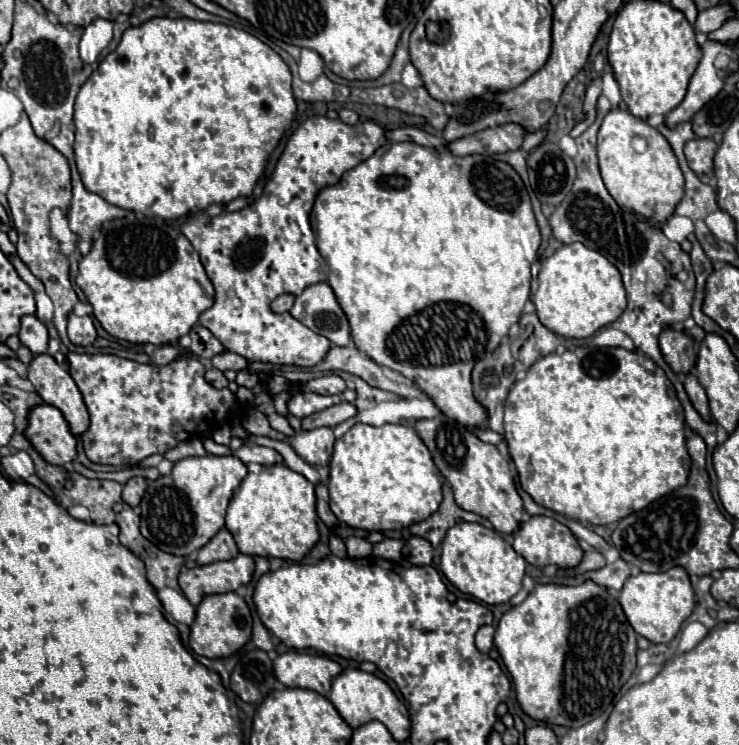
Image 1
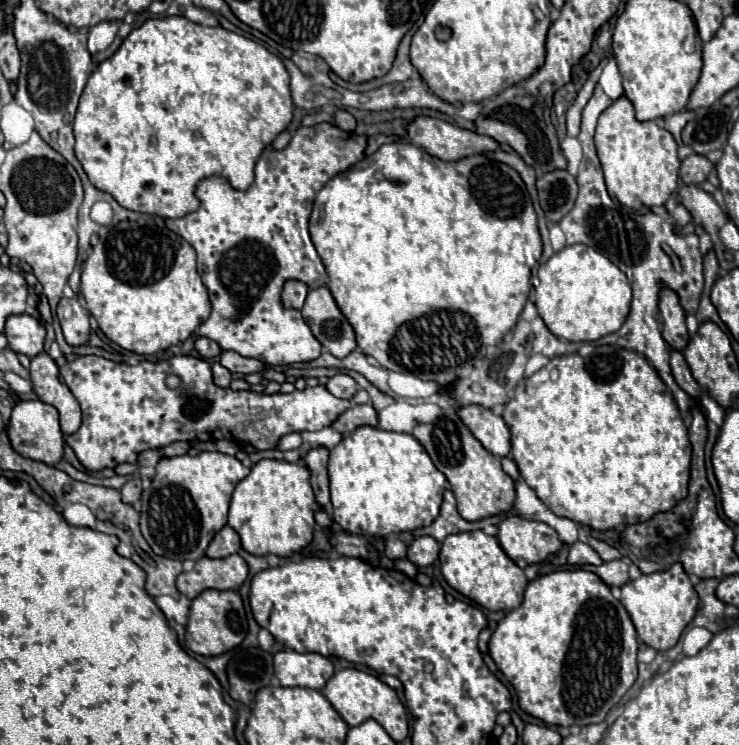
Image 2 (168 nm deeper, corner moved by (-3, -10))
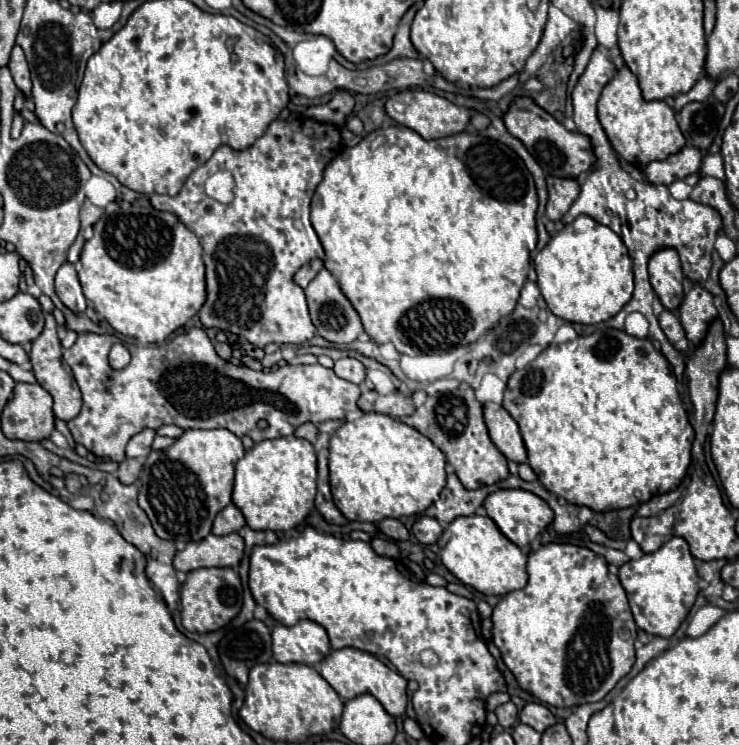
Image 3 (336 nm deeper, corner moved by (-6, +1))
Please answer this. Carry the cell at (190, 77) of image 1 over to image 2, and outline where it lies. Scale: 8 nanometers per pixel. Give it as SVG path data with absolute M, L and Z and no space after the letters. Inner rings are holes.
M164 16L164 18L150 18L146 20L140 28L134 28L128 38L122 42L118 52L104 60L88 78L88 84L82 92L76 120L74 120L74 136L76 136L76 158L80 160L84 172L88 174L88 180L102 190L108 192L122 208L134 210L134 212L144 212L152 216L160 216L164 220L170 218L180 218L186 216L188 212L194 212L200 208L200 200L196 200L196 186L208 178L208 176L220 176L230 182L232 188L244 192L250 188L254 180L254 166L256 160L260 158L262 150L274 142L274 138L288 128L292 122L294 114L294 104L290 96L290 76L288 70L284 68L282 60L268 52L264 46L260 46L254 40L248 40L240 34L234 34L230 30L224 30L220 26L208 28L190 22L184 16Z

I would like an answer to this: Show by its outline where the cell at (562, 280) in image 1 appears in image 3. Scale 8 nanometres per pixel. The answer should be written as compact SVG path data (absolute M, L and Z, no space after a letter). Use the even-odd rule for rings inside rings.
M579 215L573 223L565 225L559 233L555 233L549 243L537 253L533 263L537 271L537 285L547 307L551 309L551 313L569 323L595 325L611 319L633 295L633 261L625 243L613 229L607 229L607 225L599 225L593 217L587 215Z

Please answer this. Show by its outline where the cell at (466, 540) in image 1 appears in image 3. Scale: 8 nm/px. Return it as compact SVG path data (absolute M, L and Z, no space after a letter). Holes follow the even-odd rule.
M481 515L457 517L443 531L439 539L443 565L465 585L477 589L483 595L505 595L527 585L527 555L523 549L511 543L495 525L493 519Z

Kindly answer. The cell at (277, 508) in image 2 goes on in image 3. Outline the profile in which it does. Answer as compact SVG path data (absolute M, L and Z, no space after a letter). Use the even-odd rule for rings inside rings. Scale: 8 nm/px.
M279 437L255 443L235 465L233 503L243 511L247 525L275 533L297 527L313 509L317 479L317 455L307 439Z

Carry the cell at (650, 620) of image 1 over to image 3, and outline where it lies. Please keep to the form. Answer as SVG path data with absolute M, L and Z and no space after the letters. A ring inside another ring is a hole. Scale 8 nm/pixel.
M673 537L655 553L645 553L641 559L621 565L619 581L627 593L637 627L659 637L671 637L679 629L699 593L699 575L683 537Z

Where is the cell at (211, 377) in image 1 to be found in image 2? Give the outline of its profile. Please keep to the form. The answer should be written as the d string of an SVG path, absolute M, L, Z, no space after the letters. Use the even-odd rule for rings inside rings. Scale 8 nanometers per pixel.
M214 362L214 364L212 364L212 372L214 372L214 384L216 384L216 386L220 386L220 388L228 388L228 386L230 386L232 374L230 374L224 366L220 366L218 362Z

